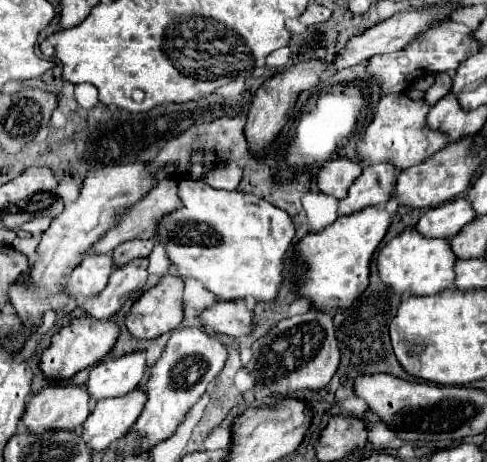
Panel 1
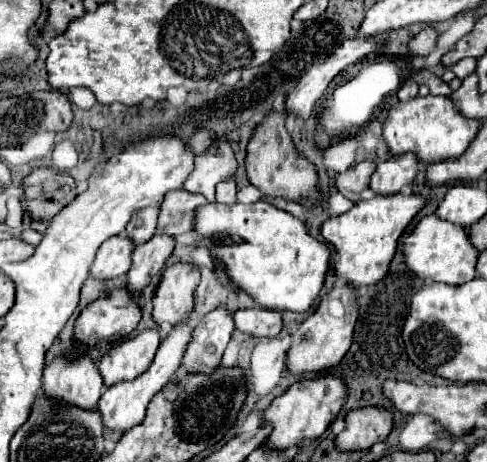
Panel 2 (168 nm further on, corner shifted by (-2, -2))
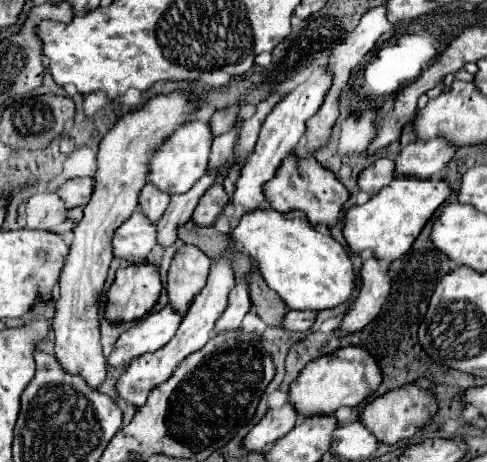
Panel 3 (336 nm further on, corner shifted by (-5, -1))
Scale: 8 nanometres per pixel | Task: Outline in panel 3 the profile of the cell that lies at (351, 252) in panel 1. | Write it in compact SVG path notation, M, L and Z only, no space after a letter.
M398 175L396 179L392 179L388 187L376 193L368 203L354 205L352 209L348 209L344 223L344 237L354 253L372 249L374 257L378 257L380 261L384 259L394 261L412 247L424 225L430 221L434 211L450 197L450 193L452 189L446 181Z

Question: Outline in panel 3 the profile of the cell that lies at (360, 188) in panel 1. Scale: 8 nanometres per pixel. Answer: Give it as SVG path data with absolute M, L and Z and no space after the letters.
M434 137L434 141L410 143L396 159L396 175L416 175L430 179L454 159L456 149L458 147L448 145L444 137Z

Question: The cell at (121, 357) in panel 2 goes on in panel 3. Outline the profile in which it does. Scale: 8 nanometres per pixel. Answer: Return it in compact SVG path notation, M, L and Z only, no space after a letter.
M170 305L156 313L148 313L144 319L134 323L128 331L124 331L118 337L112 353L108 355L108 363L112 367L118 367L130 363L142 353L164 347L176 335L182 317L184 315L174 311Z

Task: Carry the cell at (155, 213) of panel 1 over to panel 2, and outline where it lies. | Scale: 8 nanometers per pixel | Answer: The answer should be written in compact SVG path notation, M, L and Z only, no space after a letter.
M171 190L165 194L165 202L161 202L157 234L169 234L175 238L193 230L193 212L201 204L207 204L207 200L201 194L191 194L187 190Z

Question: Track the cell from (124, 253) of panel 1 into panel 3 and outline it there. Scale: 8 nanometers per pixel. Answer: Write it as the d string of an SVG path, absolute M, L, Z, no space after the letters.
M144 185L142 193L140 193L140 207L148 215L150 221L156 223L162 217L168 203L170 203L170 193L160 193L160 189L156 189L156 185Z

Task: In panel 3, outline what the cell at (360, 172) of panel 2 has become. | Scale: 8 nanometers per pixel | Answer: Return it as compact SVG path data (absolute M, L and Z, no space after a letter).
M376 159L370 167L366 167L360 173L358 185L362 191L368 191L372 195L376 195L382 187L386 187L392 179L394 179L394 161L392 159Z

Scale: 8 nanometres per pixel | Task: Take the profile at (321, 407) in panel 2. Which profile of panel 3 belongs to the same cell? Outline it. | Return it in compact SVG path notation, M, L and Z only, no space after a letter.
M346 345L330 355L310 361L298 379L290 385L290 401L300 415L324 415L336 411L342 405L360 405L378 389L380 381L380 365L376 365L376 359L368 353L368 349L362 345Z

